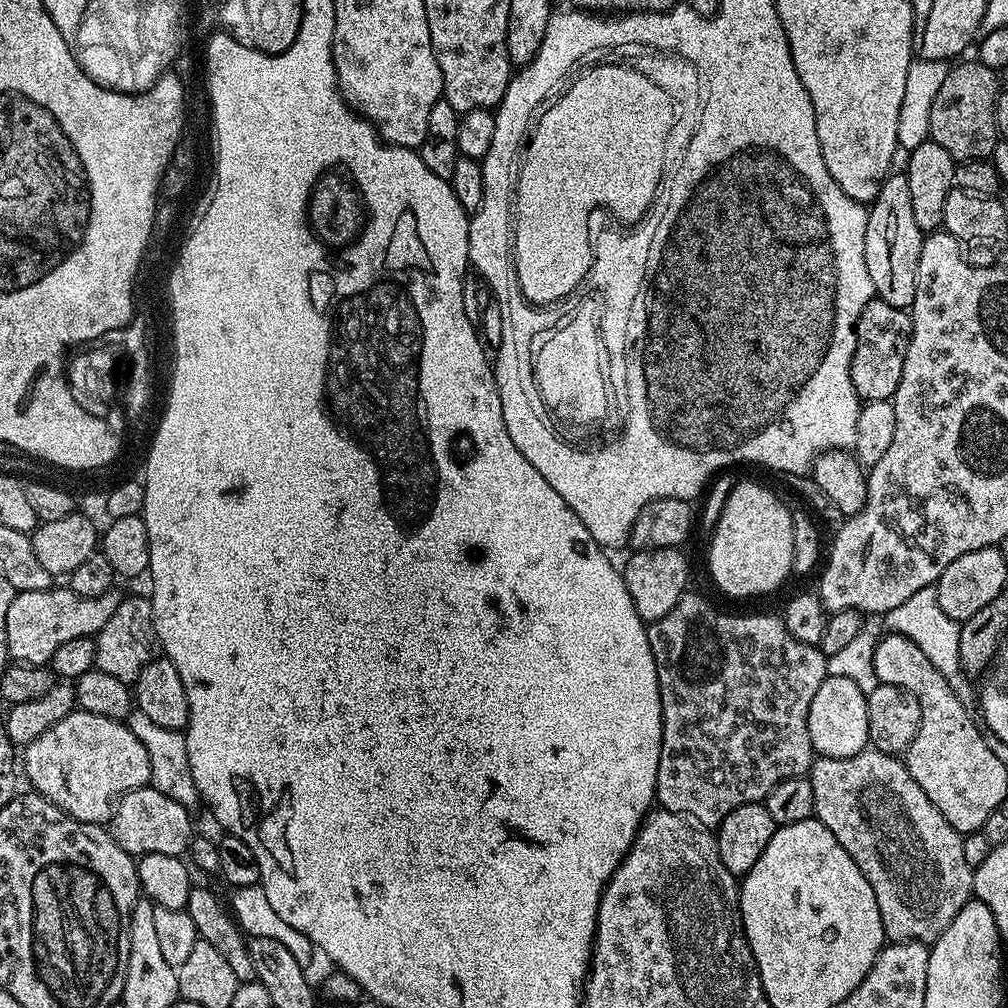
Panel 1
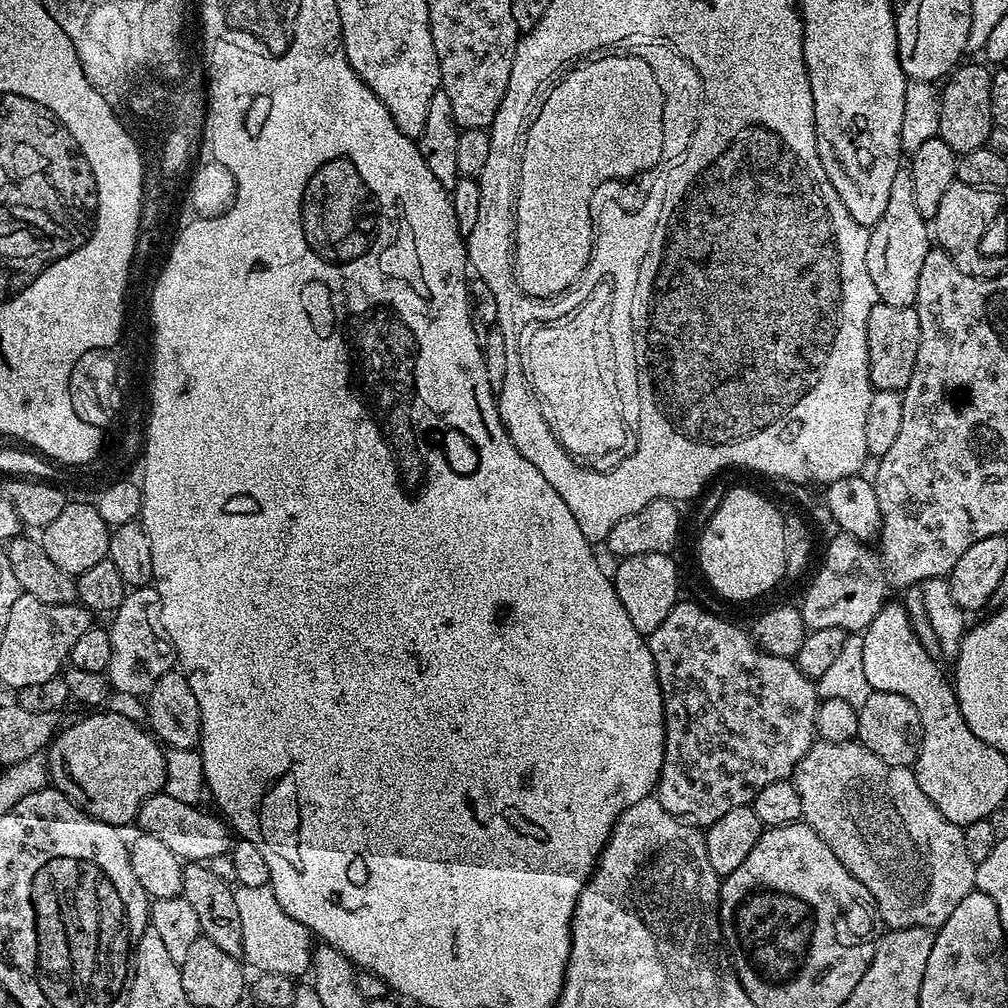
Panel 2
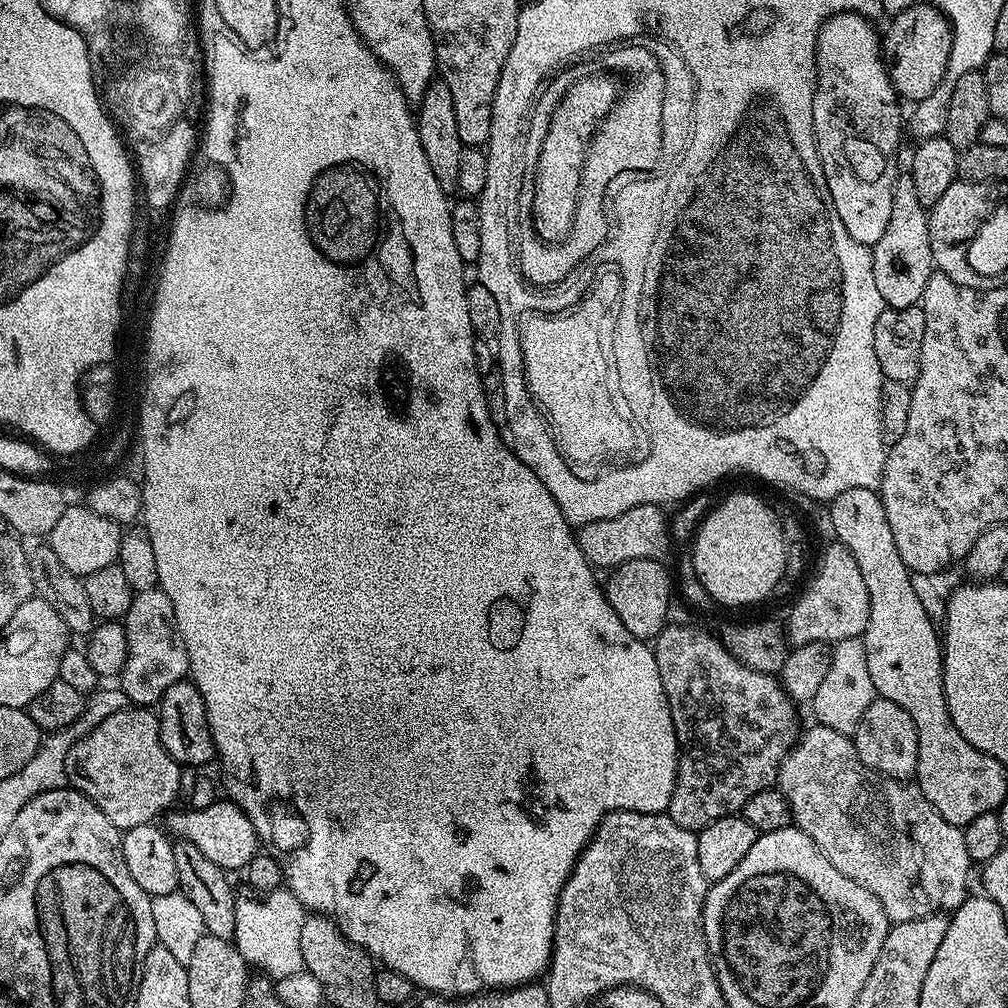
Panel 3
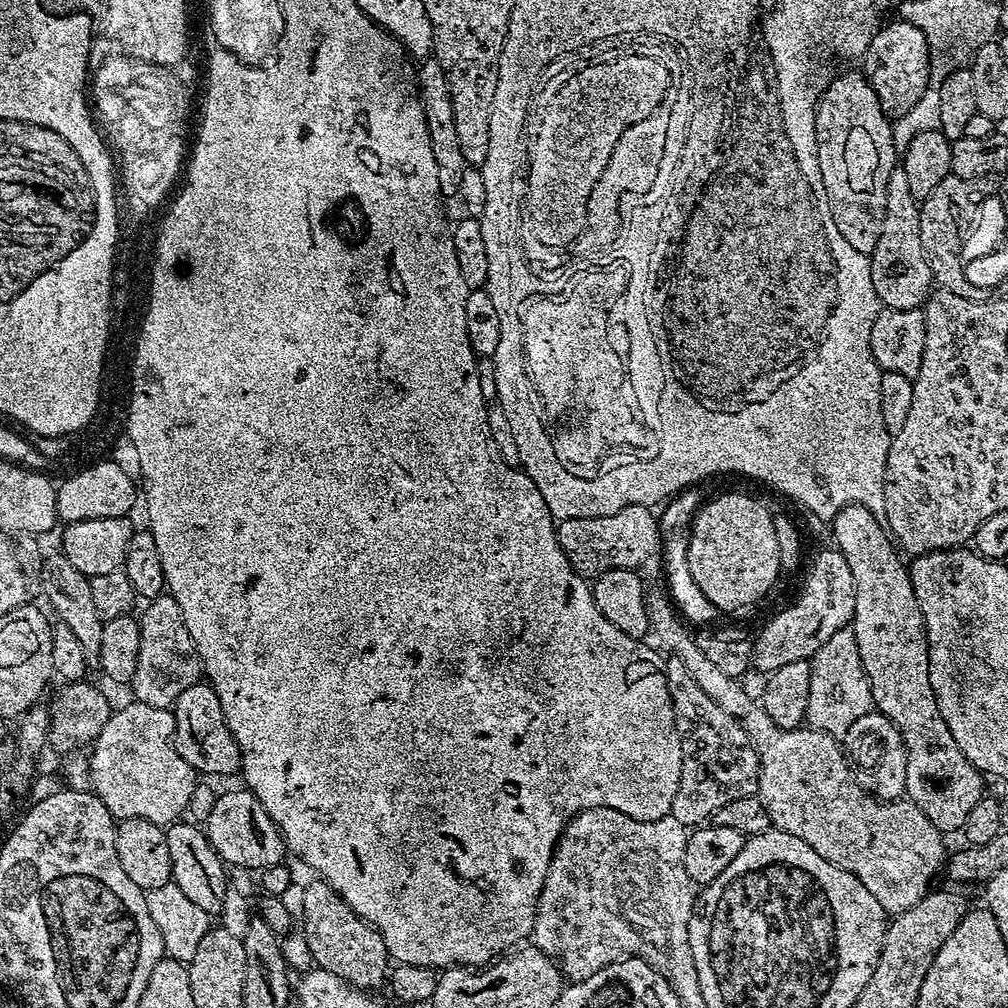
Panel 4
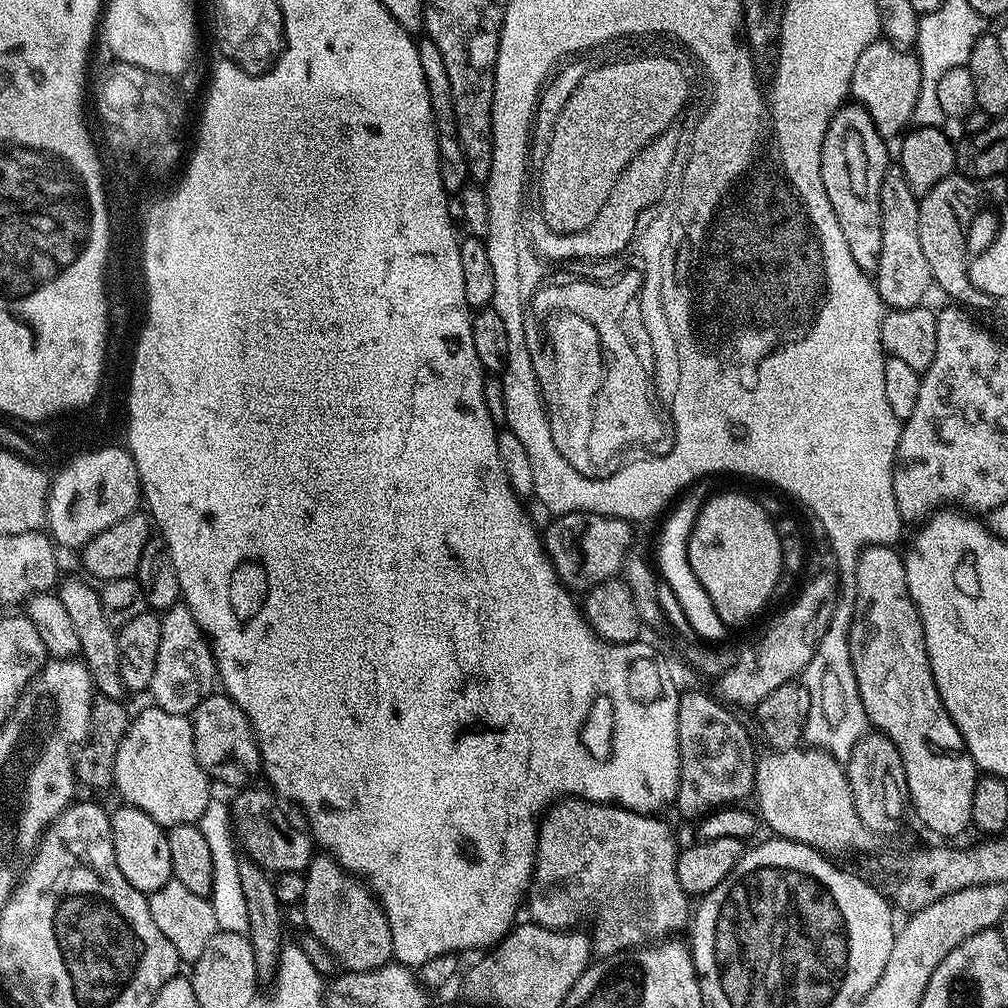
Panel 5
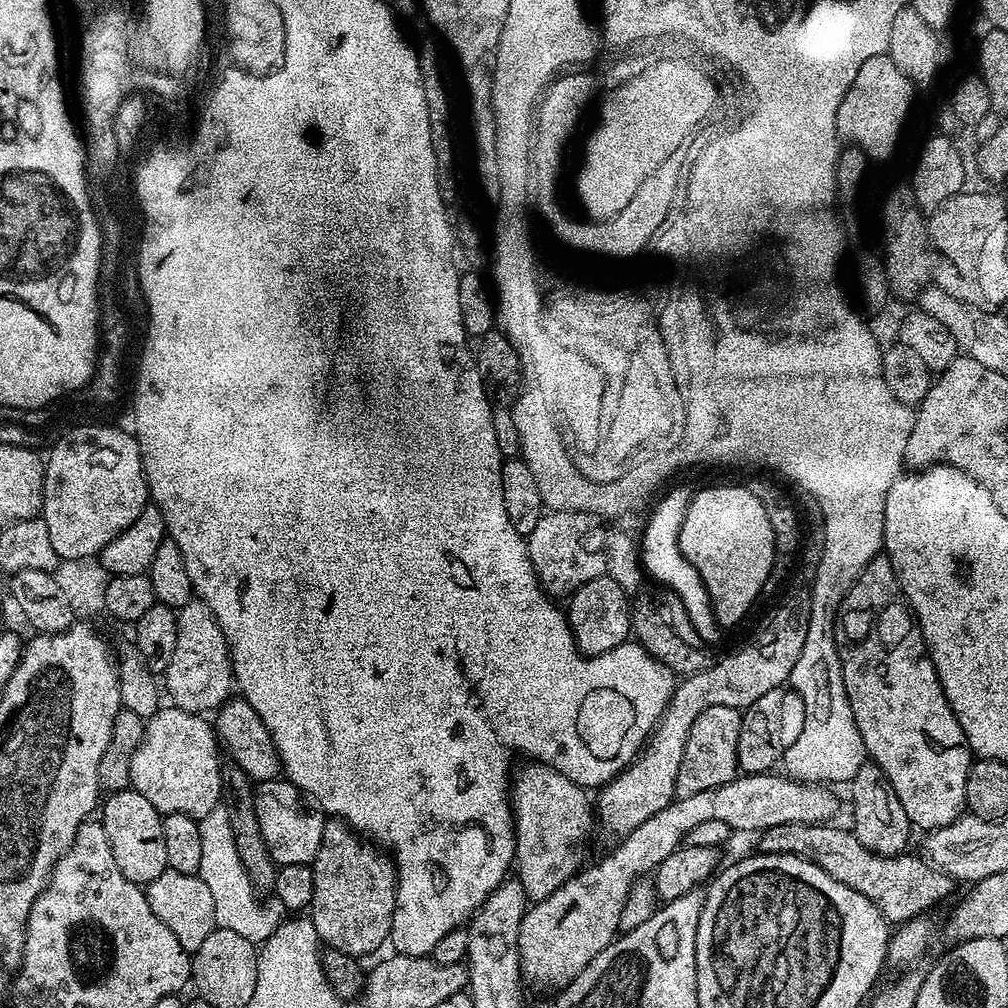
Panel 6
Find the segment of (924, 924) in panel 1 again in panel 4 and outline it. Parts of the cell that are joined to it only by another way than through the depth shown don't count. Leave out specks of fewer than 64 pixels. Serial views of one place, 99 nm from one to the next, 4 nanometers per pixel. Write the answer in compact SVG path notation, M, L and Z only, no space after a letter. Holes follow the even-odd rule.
M651 587L646 595L650 632L660 639L659 647L673 652L681 664L679 667L686 676L688 671L701 694L709 696L726 715L737 716L748 731L751 747L760 753L758 795L768 807L773 825L781 832L794 834L794 838L802 838L802 842L818 850L826 862L834 862L834 866L854 874L854 878L878 898L885 913L910 910L927 896L933 887L932 879L939 872L941 875L946 864L945 833L907 798L867 796L852 777L849 757L837 737L811 726L787 730L776 727L763 706L752 704L741 681L728 677L714 666L699 649L697 641L688 637L689 629L674 611L667 591L663 587Z

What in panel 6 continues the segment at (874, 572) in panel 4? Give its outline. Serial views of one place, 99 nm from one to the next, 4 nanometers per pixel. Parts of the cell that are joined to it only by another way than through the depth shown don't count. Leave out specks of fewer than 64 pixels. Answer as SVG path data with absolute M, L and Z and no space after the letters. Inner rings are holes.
M887 559L874 560L867 571L860 576L860 581L848 591L848 599L844 601L844 607L838 617L838 628L842 633L838 640L842 678L846 686L846 694L850 698L850 706L854 710L856 725L862 734L865 753L883 769L884 776L892 783L893 790L902 802L902 810L906 810L909 822L917 829L931 830L954 823L955 820L960 819L966 808L966 786L968 785L968 775L974 763L974 753L968 746L968 739L954 714L954 710L948 704L946 694L942 690L942 682L936 673L936 667L932 665L932 657L929 656L928 648L924 645L924 633L921 632L919 624L916 623L916 617L912 609L908 607L904 591L900 588L900 580L896 577L896 572Z

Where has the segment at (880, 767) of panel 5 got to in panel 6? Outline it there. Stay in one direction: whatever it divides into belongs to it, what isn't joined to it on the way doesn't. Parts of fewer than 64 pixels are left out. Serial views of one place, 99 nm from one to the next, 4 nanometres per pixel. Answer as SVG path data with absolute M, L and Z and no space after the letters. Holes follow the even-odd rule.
M865 762L858 774L850 782L852 788L852 824L858 842L866 850L880 856L899 856L905 851L908 839L914 833L914 825L908 820L902 802L893 790L892 783L884 776L884 771L875 762Z

